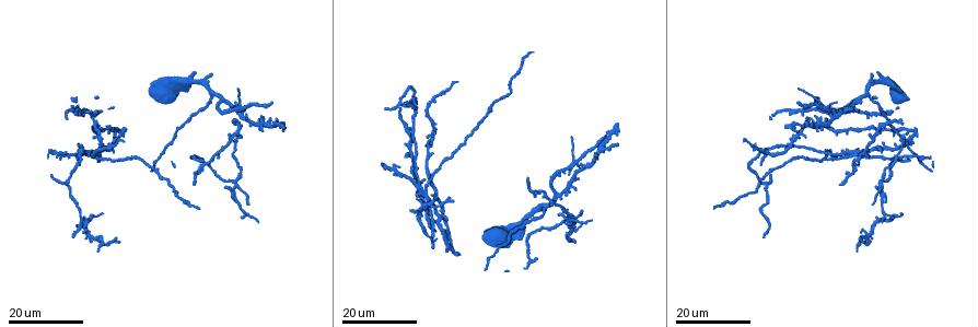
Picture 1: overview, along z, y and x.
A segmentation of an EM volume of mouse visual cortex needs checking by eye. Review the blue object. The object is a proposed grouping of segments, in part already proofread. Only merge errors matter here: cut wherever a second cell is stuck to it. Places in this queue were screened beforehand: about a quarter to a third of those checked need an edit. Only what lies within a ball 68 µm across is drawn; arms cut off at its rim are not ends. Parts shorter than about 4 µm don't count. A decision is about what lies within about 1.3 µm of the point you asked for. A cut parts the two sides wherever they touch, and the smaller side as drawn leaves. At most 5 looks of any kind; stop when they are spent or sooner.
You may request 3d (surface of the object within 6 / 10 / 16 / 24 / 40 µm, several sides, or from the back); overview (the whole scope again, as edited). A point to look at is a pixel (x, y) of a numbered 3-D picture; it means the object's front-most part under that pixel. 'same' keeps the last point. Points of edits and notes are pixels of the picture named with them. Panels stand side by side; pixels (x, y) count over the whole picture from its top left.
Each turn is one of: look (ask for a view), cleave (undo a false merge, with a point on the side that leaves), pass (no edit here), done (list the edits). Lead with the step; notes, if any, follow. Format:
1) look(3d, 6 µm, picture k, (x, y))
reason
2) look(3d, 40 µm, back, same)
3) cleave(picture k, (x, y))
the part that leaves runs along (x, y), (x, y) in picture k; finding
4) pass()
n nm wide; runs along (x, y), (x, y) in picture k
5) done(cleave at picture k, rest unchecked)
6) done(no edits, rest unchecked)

look(3d, 16 µm, picture 1, (566, 192))

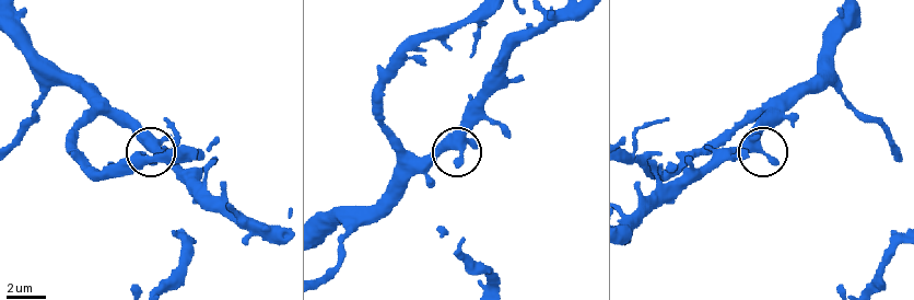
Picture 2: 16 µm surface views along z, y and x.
look(3d, 10 µm, picture 2, (761, 152))

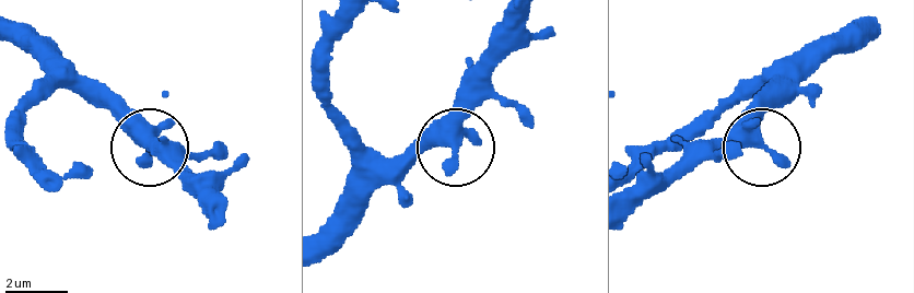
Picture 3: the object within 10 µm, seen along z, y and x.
pass()
continuous, no second cell

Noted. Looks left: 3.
look(3d, 24 µm, picture 1, (446, 203))
two arms in line, one across

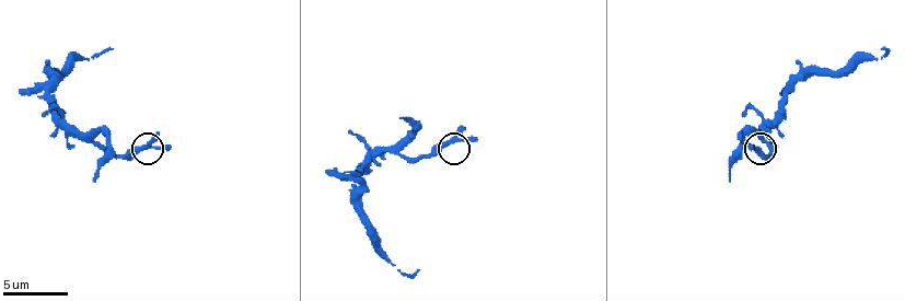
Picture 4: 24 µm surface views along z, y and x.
look(3d, 6 µm, picture 4, (145, 146))

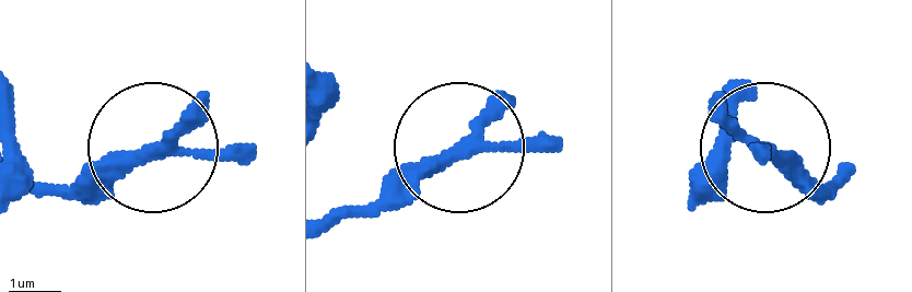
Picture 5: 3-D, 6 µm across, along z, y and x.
look(3d, 6 µm, back, picture 5, (152, 150))

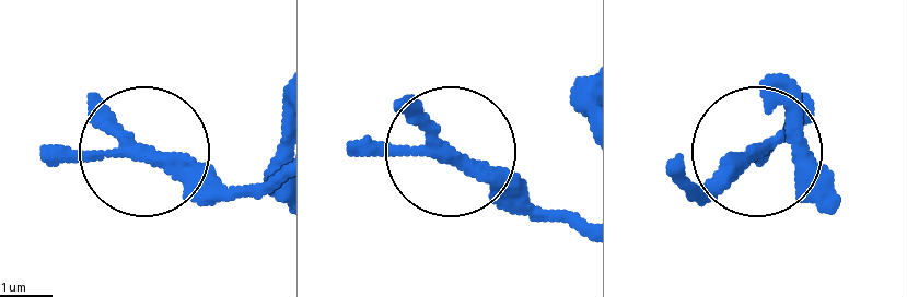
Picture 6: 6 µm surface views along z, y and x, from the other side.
pass()
230 nm wide; runs along (580, 225), (502, 194), (454, 156) in picture 6; continuous, no second cell

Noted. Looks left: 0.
done(no edits, rest unchecked)

